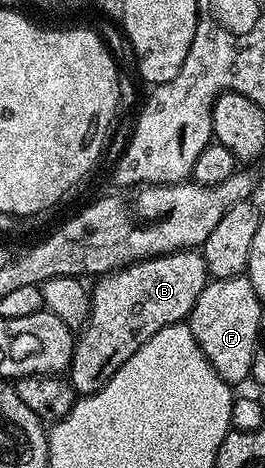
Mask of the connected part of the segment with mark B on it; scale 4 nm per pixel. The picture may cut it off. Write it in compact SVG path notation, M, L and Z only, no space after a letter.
M200 250L173 251L170 255L156 255L141 259L115 271L102 275L92 284L89 297L89 316L80 328L73 344L73 356L67 368L69 383L78 396L93 395L159 329L169 323L188 320L199 293L211 276Z

